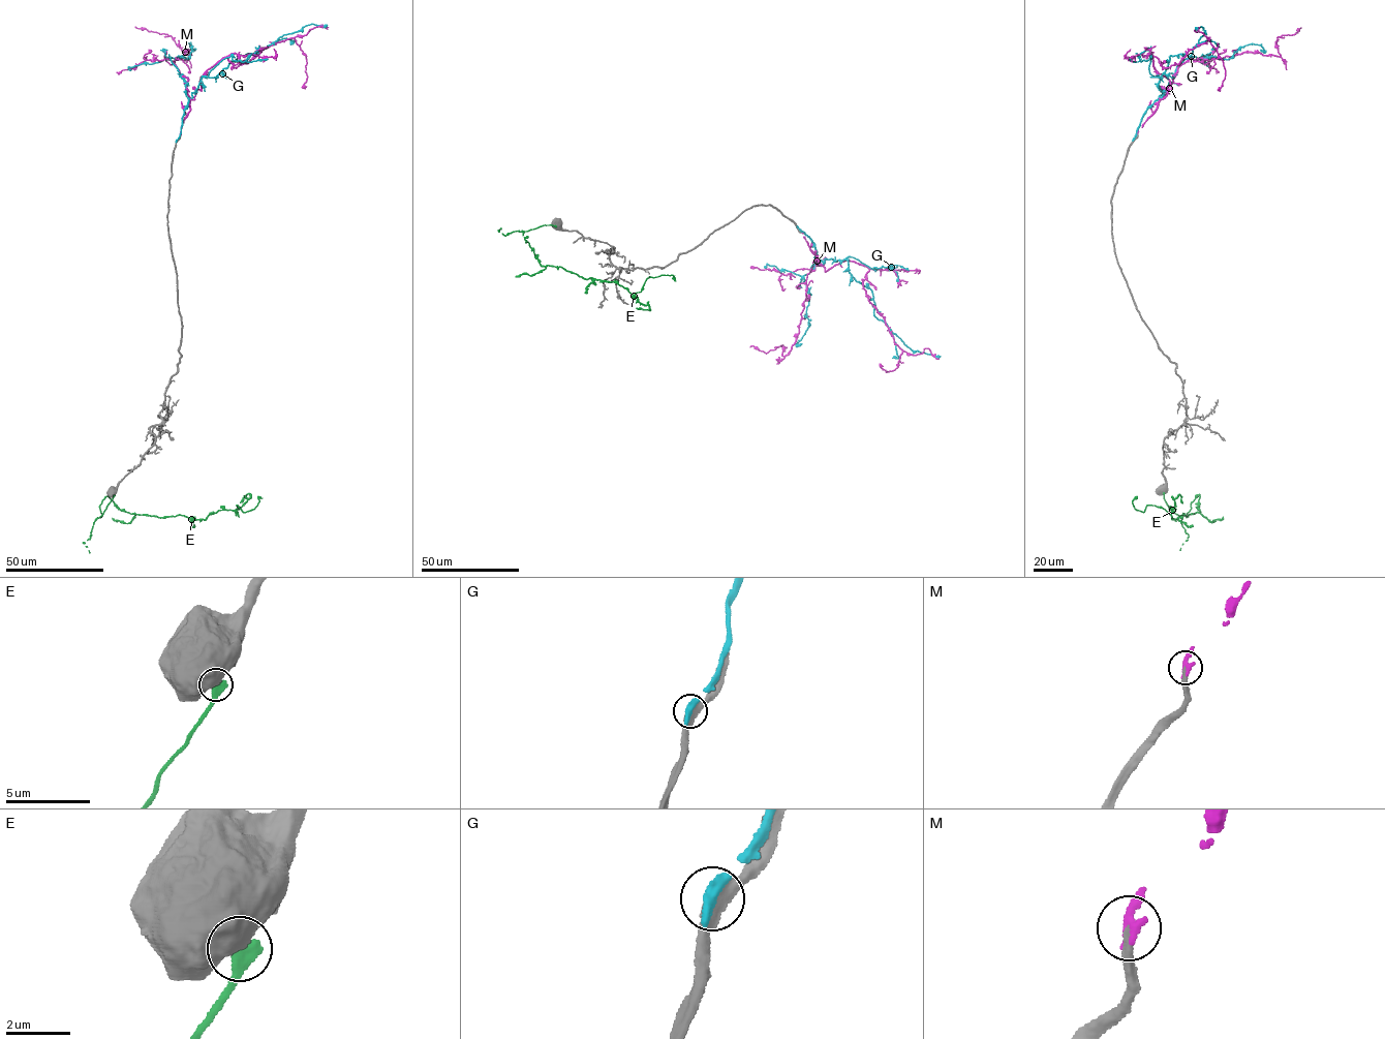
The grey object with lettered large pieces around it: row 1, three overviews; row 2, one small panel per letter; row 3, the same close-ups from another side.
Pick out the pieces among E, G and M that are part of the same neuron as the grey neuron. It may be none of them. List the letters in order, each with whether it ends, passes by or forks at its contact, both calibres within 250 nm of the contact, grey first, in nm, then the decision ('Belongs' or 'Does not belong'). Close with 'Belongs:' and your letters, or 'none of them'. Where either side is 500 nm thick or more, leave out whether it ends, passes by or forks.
E: Thickness 800 nm (grey) against 550 nm. Does not belong
G: Thickness 400 nm (grey) against 500 nm. Does not belong
M: It ends there. Thickness 320 nm (grey) against 280 nm. Belongs
Belongs: M

